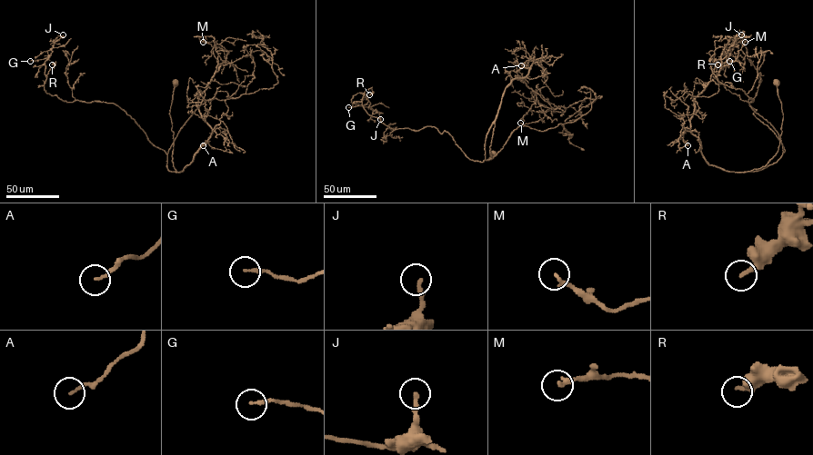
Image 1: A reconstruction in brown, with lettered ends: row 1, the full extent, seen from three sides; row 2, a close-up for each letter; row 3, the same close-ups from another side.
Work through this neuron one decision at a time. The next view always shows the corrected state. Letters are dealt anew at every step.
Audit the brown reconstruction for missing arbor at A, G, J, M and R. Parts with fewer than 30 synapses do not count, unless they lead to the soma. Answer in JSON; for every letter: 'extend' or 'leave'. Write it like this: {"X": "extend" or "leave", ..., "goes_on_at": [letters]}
{"A": "leave", "G": "leave", "J": "leave", "M": "leave", "R": "leave", "goes_on_at": []}

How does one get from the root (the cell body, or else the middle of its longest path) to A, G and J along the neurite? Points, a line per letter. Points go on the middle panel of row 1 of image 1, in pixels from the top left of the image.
A: (493, 153), (487, 161), (491, 159), (495, 118), (505, 88), (513, 80), (526, 75), (533, 61), (521, 65)
G: (493, 153), (488, 161), (474, 161), (445, 131), (394, 130), (367, 113), (364, 93), (365, 105), (348, 107)
J: (493, 153), (488, 161), (474, 161), (445, 131), (394, 130), (367, 113), (363, 93), (380, 119)

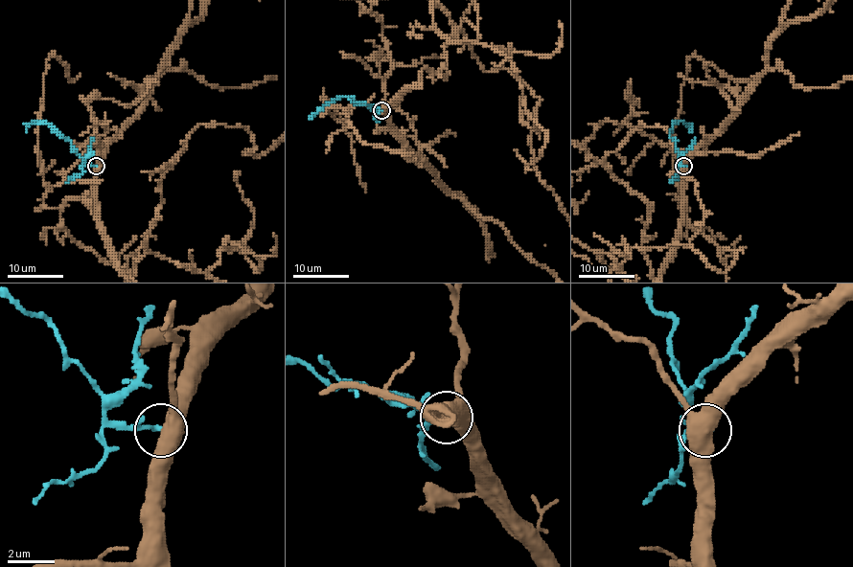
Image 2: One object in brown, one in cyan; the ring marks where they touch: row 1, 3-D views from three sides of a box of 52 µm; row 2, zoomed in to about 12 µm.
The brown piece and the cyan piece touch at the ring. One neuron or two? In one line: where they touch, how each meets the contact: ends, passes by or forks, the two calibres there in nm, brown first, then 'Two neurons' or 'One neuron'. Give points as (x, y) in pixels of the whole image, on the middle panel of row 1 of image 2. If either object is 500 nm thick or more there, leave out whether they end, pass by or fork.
Place: (381, 110). At the ring brown forks. At the ring cyan ends. Thickness 480 nm (brown) against 220 nm. Two neurons

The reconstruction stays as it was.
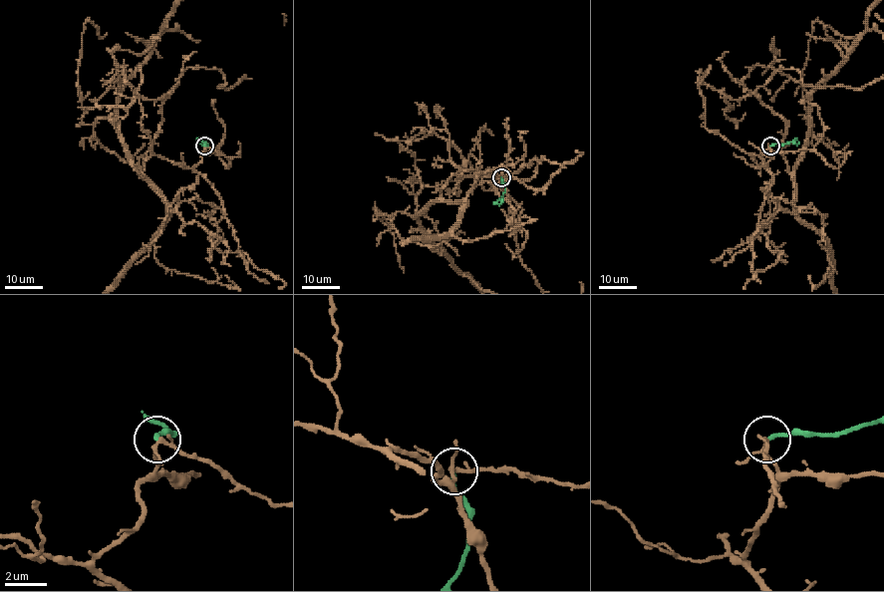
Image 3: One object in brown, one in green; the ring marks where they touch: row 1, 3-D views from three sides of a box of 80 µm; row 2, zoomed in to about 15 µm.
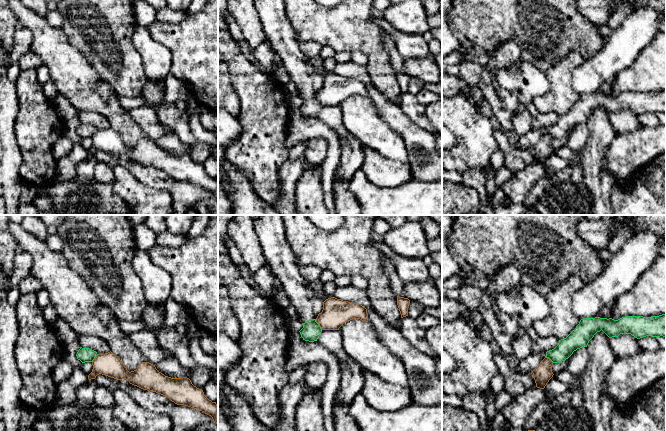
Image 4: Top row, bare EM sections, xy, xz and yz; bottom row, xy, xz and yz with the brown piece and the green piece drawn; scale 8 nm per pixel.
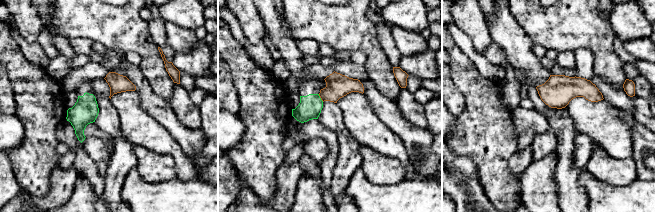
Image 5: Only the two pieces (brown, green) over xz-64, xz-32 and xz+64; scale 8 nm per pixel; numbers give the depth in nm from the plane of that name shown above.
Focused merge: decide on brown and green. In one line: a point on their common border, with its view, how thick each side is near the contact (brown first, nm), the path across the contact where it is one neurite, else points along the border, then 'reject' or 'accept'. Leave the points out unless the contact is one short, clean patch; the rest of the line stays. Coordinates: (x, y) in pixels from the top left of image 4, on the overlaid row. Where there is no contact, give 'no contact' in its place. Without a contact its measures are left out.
meets brown in xz at (318, 323); 220 nm thick on the brown side, 150 nm on the other; border along xz (315, 319), (322, 329); reject

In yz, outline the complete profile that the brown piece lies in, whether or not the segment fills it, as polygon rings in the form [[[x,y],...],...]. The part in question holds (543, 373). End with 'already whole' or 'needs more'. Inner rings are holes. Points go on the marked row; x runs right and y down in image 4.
[[[545,357],[538,367],[532,371],[537,388],[544,389],[549,380],[553,377],[552,365],[553,362]]] | already whole

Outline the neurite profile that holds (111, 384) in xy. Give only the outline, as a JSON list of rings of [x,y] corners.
[[[99,374],[95,380],[98,386],[105,387],[111,392],[117,389],[127,391],[142,408],[150,412],[167,414],[172,420],[173,431],[191,431],[199,424],[213,421],[211,416],[200,410],[177,405],[161,394],[130,384],[126,379],[117,380]]]

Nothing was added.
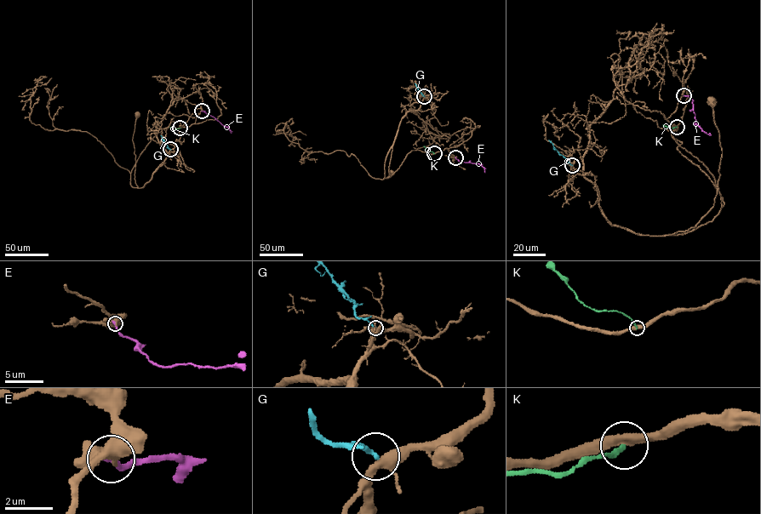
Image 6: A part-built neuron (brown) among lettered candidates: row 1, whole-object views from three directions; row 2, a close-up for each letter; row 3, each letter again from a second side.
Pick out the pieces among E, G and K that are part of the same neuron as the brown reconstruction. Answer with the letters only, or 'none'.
none

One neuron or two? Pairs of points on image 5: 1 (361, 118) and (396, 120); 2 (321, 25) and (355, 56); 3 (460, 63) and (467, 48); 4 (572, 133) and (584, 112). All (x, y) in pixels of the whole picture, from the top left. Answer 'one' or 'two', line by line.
1: two
2: two
3: two
4: two

